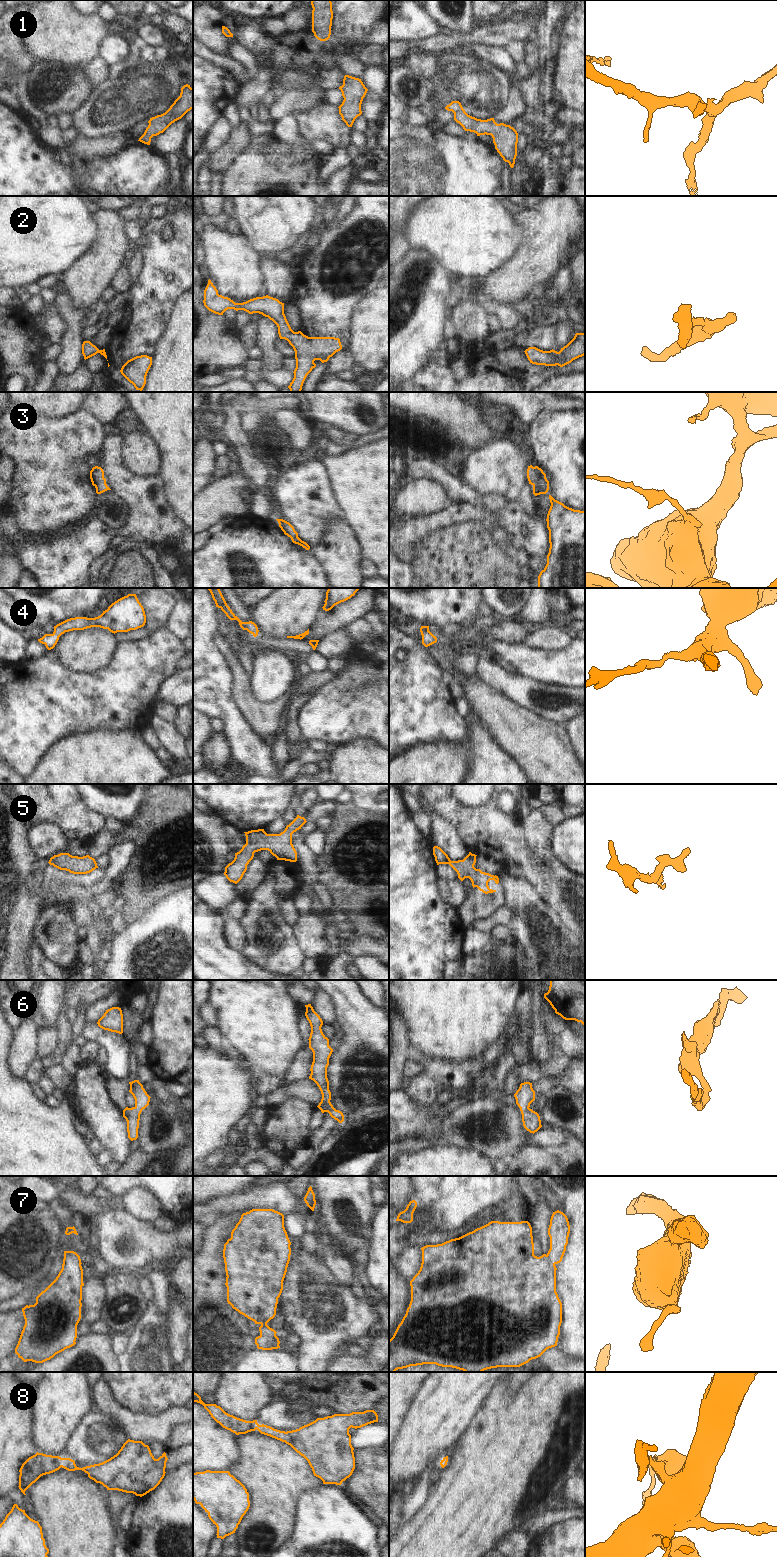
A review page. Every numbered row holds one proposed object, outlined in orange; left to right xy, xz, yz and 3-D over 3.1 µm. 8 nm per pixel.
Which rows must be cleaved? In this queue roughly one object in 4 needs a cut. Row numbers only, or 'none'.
none

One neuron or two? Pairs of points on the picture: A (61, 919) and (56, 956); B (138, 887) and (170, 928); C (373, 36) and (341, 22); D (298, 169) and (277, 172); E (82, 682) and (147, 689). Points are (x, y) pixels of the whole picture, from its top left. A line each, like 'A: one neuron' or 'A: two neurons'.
A: one neuron
B: two neurons
C: two neurons
D: one neuron
E: one neuron

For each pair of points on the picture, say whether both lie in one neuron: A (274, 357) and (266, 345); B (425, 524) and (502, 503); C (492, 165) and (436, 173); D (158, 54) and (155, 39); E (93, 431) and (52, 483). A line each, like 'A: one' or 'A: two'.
A: one
B: two
C: one
D: two
E: one

